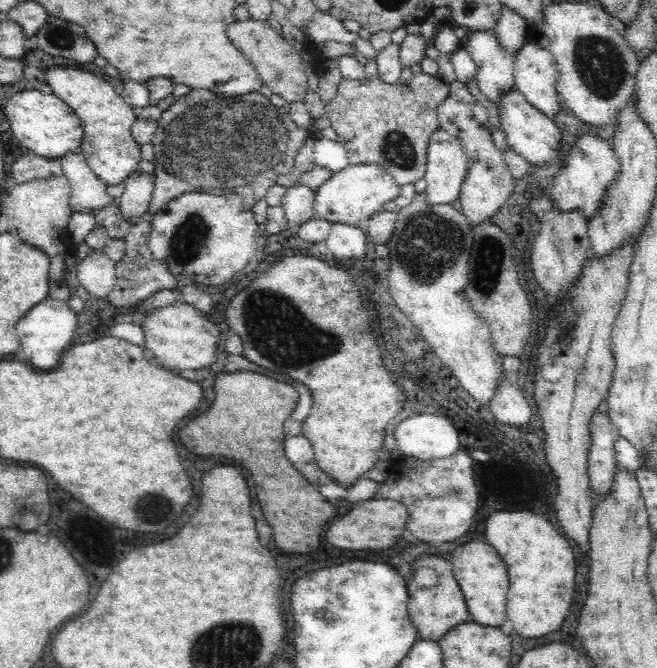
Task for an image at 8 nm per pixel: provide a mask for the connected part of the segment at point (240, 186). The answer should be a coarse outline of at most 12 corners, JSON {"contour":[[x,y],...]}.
{"contour":[[192,88],[150,142],[153,215],[187,192],[250,210],[308,130],[259,91]]}

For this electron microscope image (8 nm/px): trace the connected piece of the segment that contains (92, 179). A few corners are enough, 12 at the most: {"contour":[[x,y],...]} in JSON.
{"contour":[[80,152],[61,158],[70,208],[95,214],[116,201]]}

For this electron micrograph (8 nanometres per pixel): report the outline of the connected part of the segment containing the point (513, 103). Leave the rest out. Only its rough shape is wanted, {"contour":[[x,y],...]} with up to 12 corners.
{"contour":[[515,87],[497,102],[507,146],[542,166],[560,131]]}

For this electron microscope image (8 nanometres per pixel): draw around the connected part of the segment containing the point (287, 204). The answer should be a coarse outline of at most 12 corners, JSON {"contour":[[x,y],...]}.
{"contour":[[286,187],[281,207],[288,222],[314,219],[314,191]]}

